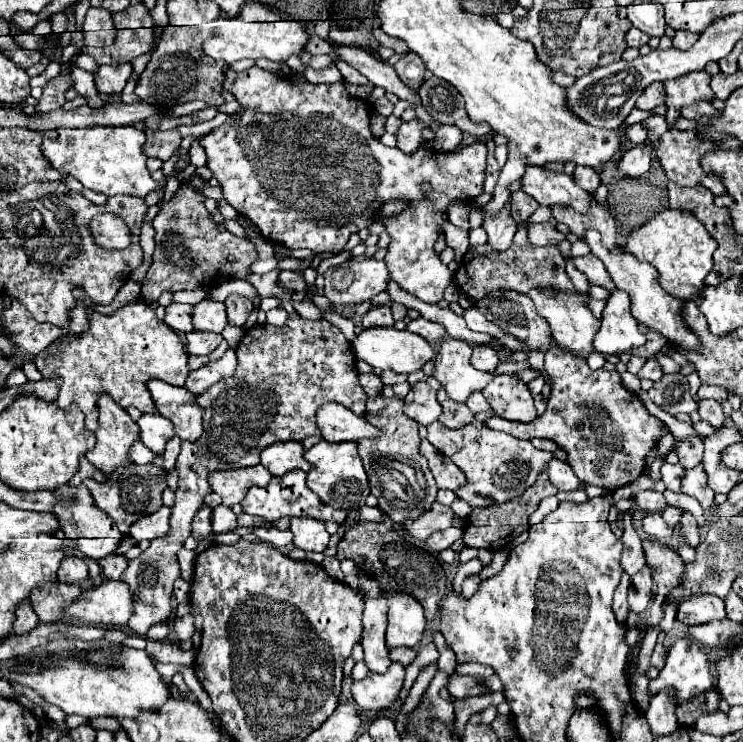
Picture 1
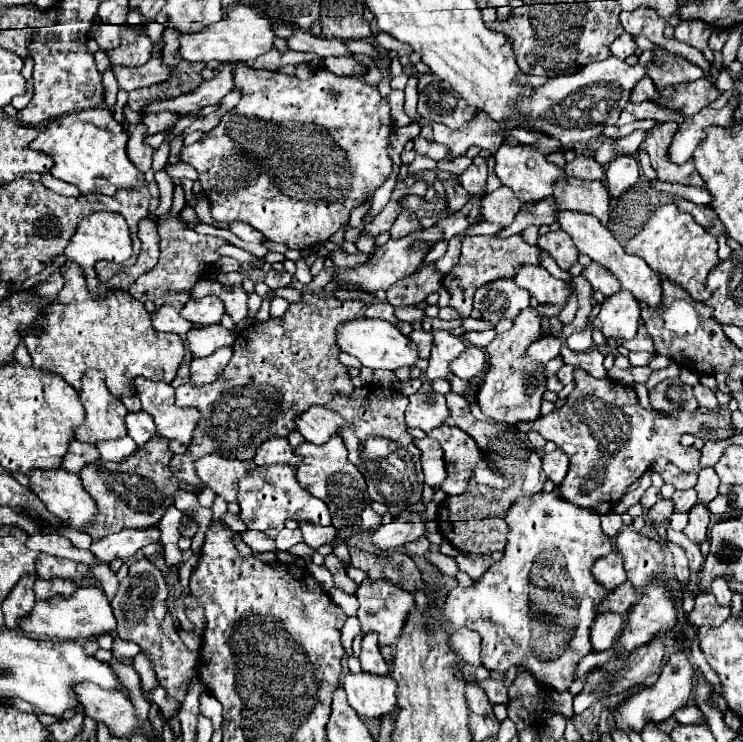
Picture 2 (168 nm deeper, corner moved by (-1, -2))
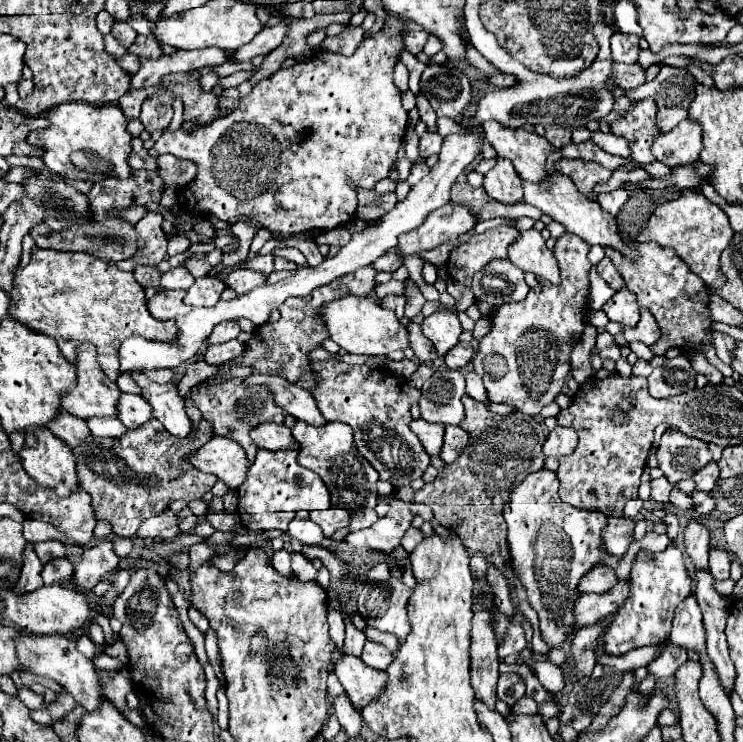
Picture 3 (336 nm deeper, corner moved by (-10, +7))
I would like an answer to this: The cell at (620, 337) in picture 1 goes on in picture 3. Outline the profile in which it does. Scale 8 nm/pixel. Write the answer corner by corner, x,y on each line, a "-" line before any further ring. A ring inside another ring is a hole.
626,288
618,290
604,306
602,312
612,320
622,326
636,326
640,320
640,306
636,304
636,296
628,292

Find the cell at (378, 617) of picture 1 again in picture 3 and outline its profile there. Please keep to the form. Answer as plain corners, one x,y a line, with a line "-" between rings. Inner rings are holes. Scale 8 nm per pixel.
366,640
364,644
364,652
362,652
362,662
372,666
372,668
378,668
378,670
386,670
388,664
392,664
392,654
378,642
372,642
372,640

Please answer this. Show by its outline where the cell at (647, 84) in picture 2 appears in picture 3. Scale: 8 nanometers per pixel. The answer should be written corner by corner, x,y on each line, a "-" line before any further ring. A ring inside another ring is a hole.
614,64
616,82
624,90
634,90
646,82
646,70
640,64

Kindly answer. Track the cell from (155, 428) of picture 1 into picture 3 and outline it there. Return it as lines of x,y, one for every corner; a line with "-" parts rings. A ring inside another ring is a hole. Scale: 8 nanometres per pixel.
122,394
120,402
118,402
118,418
130,428
136,430
142,424
146,424
152,418
152,408
150,404
142,398
142,396
134,396
134,394

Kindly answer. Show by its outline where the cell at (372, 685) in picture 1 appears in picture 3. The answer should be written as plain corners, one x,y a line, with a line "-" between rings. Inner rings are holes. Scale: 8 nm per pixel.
344,656
336,662
336,676
344,686
344,692
356,708
366,708
372,700
384,692
388,674
362,664
358,656

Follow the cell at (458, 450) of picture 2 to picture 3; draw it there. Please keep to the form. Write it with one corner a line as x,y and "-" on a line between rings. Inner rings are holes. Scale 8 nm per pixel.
446,426
446,434
444,434
444,446
442,446
442,454
440,458
446,464
452,464
458,460
460,452
470,444
470,436
468,432
464,432
460,426

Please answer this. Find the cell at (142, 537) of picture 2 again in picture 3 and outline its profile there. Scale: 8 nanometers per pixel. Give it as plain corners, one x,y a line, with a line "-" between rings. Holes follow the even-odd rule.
106,538
96,546
84,550
82,560
74,568
74,576
72,576
78,588
92,590
108,570
114,570
118,566
120,558
114,554
112,546
114,546
114,540

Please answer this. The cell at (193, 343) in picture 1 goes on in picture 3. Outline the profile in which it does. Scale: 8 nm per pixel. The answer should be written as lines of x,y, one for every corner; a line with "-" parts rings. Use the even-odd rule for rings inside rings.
224,322
224,324
218,324
212,334
208,336
208,344
222,344
222,342
228,342
228,340
234,340
236,336
240,334
240,326
236,322

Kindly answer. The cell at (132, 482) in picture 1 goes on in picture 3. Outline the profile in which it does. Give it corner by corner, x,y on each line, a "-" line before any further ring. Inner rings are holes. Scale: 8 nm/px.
156,418
146,422
144,428
128,430
122,438
88,436
78,448
74,448
74,454
78,458
80,486
92,496
98,522
110,522
112,532
118,536
134,536
138,522
164,512
170,502
190,502
210,492
218,478
192,468
192,464
184,458
188,452
198,450
204,444
202,438
212,438
212,426
206,420
200,422
200,428
192,440
168,436

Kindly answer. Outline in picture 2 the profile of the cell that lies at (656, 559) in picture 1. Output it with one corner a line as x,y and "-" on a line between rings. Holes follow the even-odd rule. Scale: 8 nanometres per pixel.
623,529
613,537
613,545
617,553
623,557
623,567
627,571
627,581
641,591
649,585
663,563
661,545
633,529

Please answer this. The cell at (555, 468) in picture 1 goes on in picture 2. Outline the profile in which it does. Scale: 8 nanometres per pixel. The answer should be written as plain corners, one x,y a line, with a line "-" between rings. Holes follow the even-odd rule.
561,449
543,455
543,471
555,485
563,481
563,477
567,475
567,467
569,467
569,457

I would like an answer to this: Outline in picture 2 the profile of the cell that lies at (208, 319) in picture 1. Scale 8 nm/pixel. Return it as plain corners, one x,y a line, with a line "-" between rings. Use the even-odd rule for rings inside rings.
207,295
201,299
189,299
185,303
185,307
181,309
181,315
191,323
213,325
213,323
221,321
223,311
225,311
223,303
215,295

